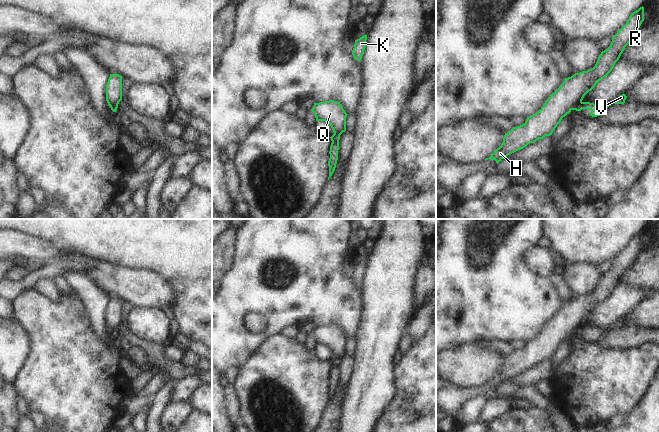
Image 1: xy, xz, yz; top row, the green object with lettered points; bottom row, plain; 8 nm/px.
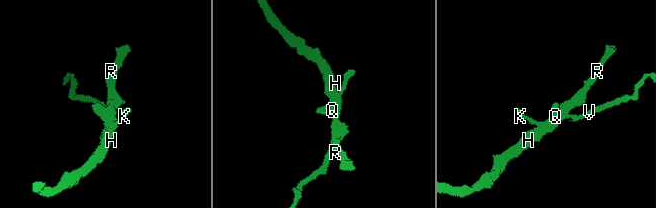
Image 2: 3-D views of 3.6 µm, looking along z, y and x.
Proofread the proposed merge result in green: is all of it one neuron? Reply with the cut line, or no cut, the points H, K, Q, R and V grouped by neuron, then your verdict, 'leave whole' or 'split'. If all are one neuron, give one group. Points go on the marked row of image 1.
yz (581, 100), (575, 105), (574, 109) | H K Q R / V | split

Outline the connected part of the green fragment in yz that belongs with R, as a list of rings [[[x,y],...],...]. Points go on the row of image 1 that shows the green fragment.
[[[642,6],[634,11],[626,24],[612,36],[610,46],[601,52],[593,68],[565,78],[538,112],[527,117],[524,124],[513,127],[505,133],[501,146],[485,160],[495,160],[498,164],[502,159],[528,144],[552,135],[562,118],[575,110],[575,105],[612,71],[625,47],[636,36],[643,21],[644,7]]]

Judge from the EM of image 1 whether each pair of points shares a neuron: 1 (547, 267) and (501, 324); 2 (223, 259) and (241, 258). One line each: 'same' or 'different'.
1: different
2: different

